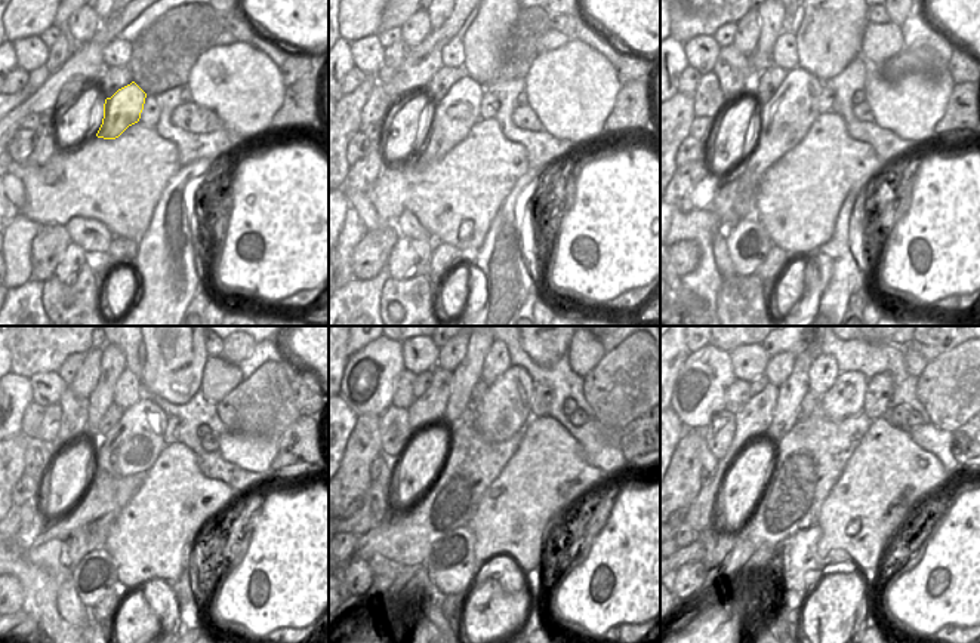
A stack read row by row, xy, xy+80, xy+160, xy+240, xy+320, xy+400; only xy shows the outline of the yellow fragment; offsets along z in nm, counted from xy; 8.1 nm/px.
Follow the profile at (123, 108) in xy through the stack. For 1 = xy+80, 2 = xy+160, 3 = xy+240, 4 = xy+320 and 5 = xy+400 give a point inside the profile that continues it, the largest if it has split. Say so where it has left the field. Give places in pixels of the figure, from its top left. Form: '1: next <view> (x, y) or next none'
1: next xy+80 (452, 117)
2: next xy+160 (785, 120)
3: next xy+240 (132, 446)
4: next xy+320 (505, 409)
5: next xy+400 (844, 400)

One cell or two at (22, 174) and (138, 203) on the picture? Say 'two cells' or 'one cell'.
one cell

